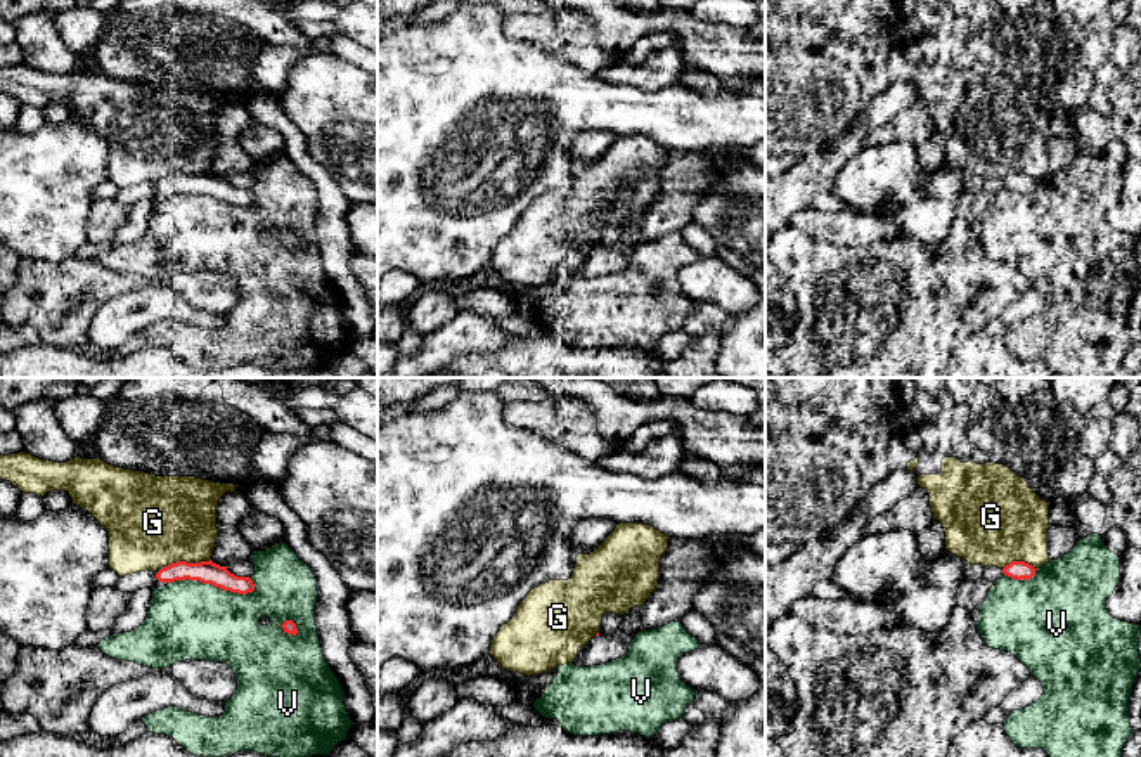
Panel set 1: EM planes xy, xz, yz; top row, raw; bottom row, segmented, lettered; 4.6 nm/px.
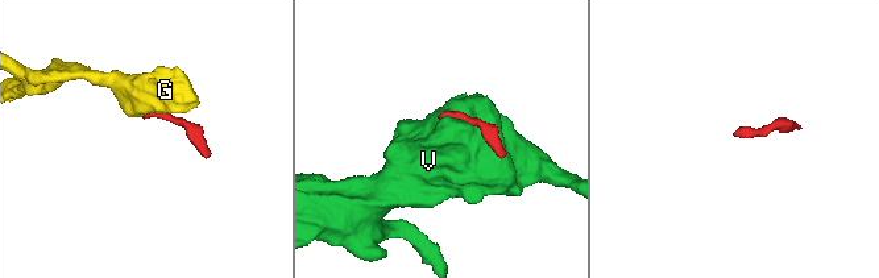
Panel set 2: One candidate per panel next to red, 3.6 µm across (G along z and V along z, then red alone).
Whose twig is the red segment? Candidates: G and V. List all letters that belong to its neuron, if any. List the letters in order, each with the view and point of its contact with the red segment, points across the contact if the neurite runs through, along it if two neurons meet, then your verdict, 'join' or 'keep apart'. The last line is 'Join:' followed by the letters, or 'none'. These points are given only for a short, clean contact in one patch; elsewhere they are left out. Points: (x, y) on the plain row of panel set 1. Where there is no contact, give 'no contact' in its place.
G: contact xy (189, 175); keep apart
V: contact xy (222, 200); keep apart
Join: none

